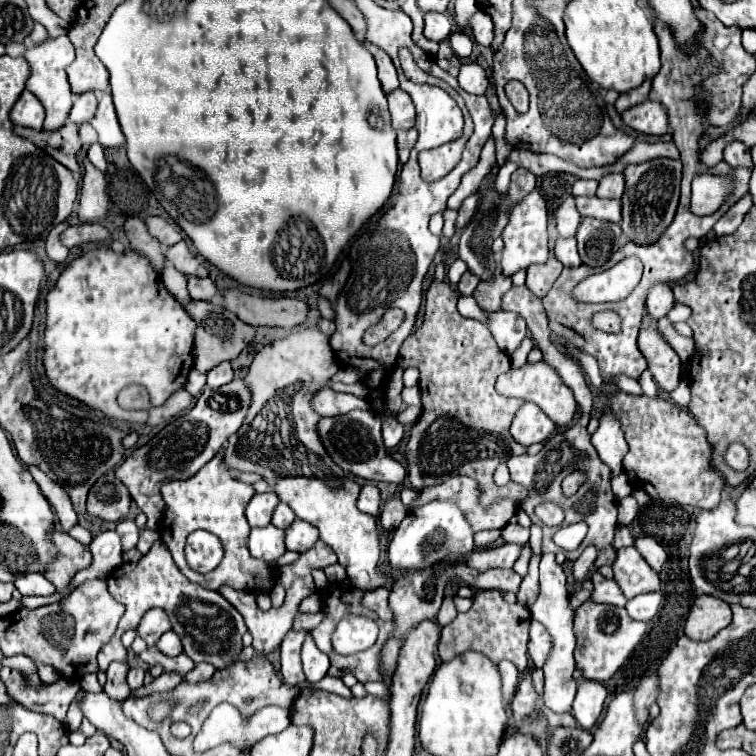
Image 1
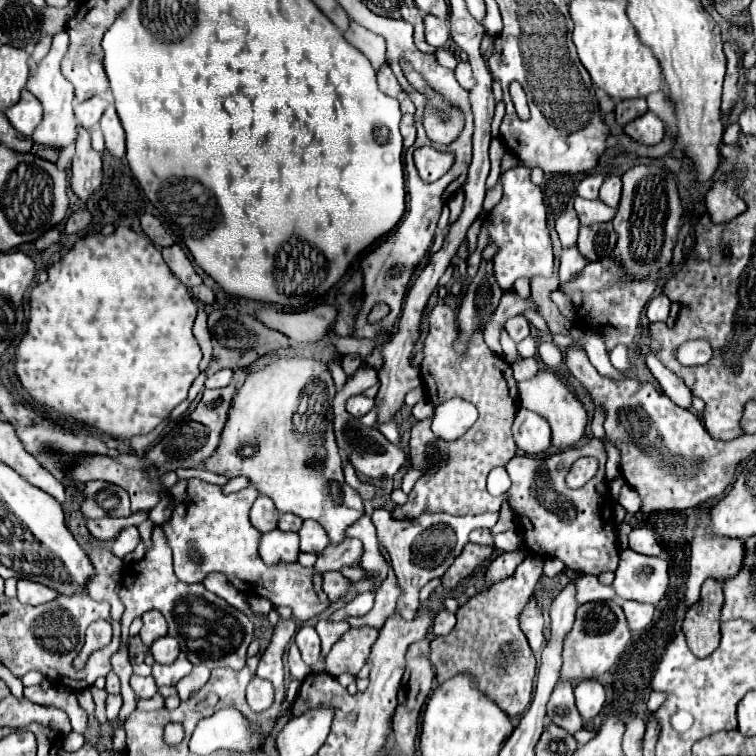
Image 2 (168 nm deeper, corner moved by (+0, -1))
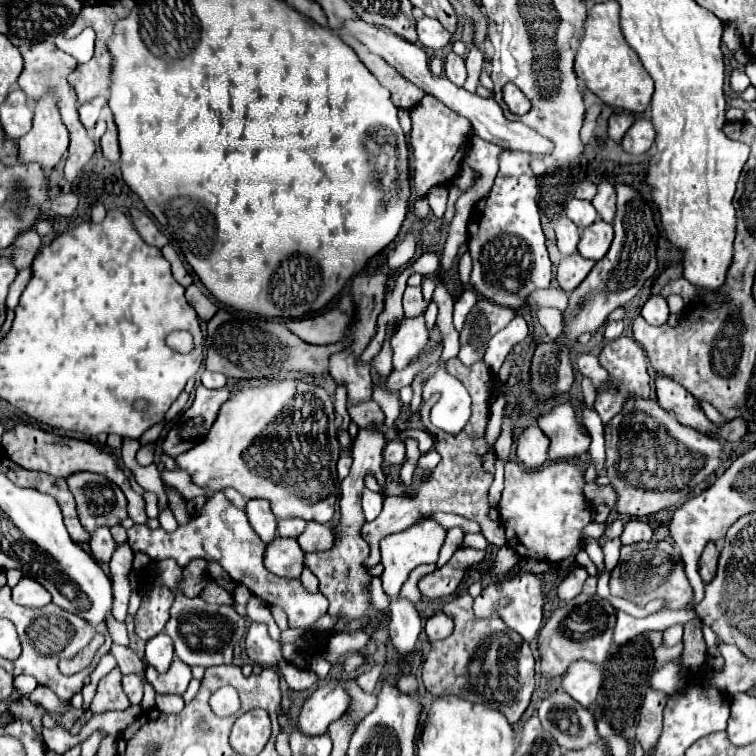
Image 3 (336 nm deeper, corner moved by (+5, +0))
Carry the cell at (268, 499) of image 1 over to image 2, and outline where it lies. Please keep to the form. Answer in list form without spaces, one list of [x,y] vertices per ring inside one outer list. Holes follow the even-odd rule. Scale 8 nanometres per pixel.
[[[258,496],[254,506],[250,508],[250,522],[254,524],[256,530],[260,532],[270,532],[278,524],[278,510],[274,502],[268,496]]]

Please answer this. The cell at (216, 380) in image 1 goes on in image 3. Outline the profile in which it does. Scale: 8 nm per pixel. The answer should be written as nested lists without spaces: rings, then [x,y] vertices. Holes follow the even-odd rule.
[[[203,371],[201,375],[201,381],[207,389],[219,389],[219,387],[225,387],[227,383],[227,377],[221,375],[221,373],[213,373],[213,371]]]

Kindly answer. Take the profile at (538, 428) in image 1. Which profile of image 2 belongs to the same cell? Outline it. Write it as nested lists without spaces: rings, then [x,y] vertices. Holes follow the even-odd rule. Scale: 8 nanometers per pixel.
[[[520,408],[512,424],[514,442],[526,454],[544,454],[550,446],[550,426],[540,414]]]

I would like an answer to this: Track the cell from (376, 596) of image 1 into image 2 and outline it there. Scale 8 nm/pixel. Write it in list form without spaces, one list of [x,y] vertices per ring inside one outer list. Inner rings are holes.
[[[362,592],[352,602],[340,606],[330,618],[332,620],[346,620],[346,616],[366,616],[374,606],[374,596],[376,596],[374,592]]]

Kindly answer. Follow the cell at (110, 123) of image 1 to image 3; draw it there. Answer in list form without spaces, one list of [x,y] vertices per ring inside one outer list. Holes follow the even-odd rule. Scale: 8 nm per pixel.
[[[107,115],[107,131],[101,137],[101,149],[107,161],[117,163],[119,161],[119,141],[117,141],[117,125],[113,121],[113,115]]]

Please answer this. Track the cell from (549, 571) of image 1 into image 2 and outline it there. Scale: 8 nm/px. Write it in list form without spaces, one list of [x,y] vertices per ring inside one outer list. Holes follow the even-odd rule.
[[[558,682],[554,686],[554,692],[552,692],[550,702],[548,702],[548,716],[552,718],[552,722],[558,724],[560,728],[568,730],[570,734],[584,728],[584,720],[574,706],[572,690],[574,688],[570,682]]]

